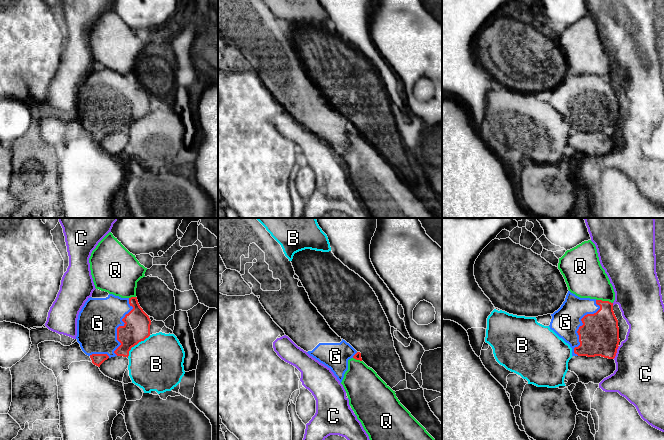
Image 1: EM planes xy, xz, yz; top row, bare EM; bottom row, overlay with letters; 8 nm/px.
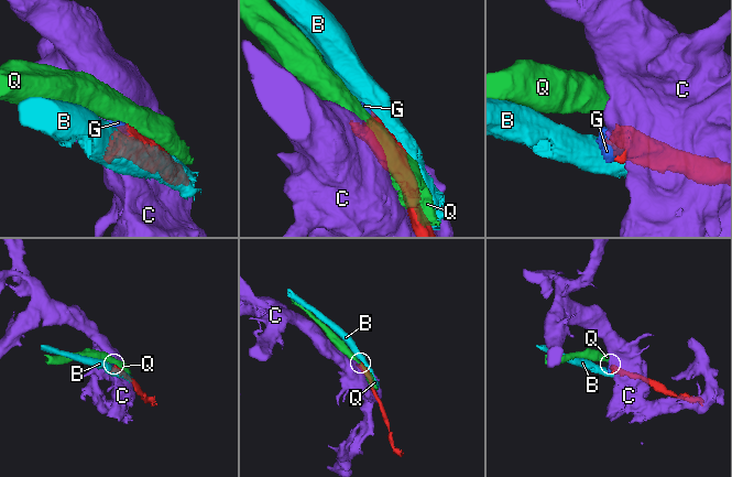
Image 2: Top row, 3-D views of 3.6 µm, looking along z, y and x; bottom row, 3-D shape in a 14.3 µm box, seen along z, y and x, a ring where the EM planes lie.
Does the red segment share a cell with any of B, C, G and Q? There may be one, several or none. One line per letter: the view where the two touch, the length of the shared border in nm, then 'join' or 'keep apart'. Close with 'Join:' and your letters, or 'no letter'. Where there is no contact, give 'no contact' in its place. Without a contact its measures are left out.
B: xy | 260 nm | keep apart
C: yz | 120 nm | keep apart
G: yz | 480 nm | join
Q: yz | 140 nm | keep apart
Join: G

